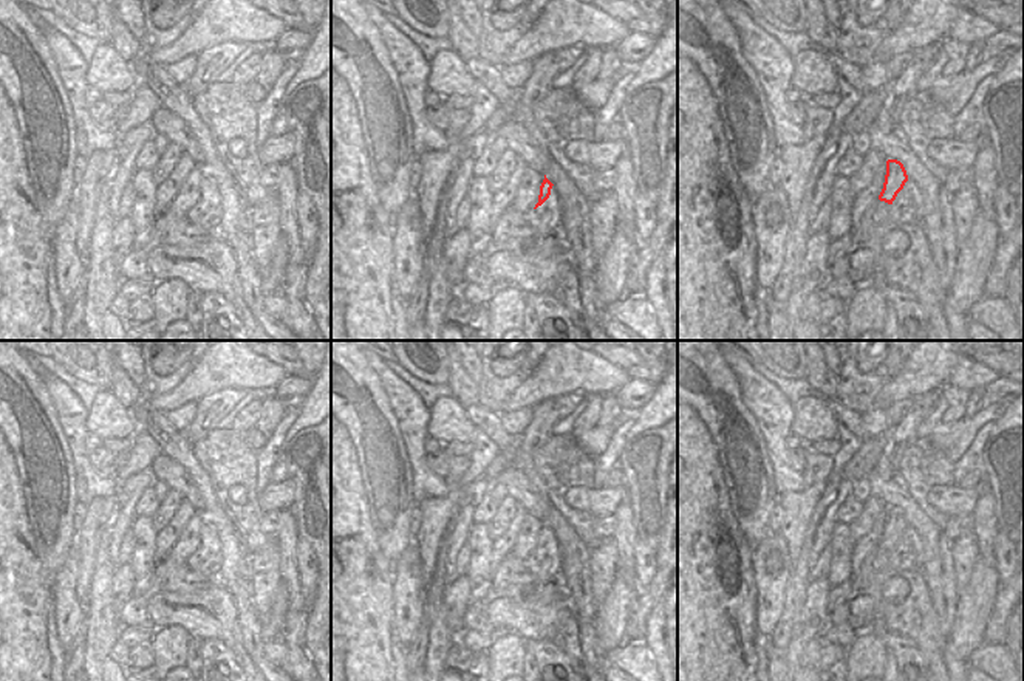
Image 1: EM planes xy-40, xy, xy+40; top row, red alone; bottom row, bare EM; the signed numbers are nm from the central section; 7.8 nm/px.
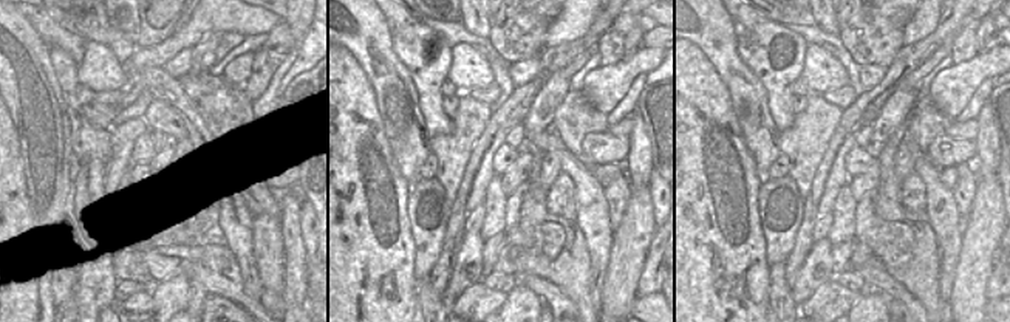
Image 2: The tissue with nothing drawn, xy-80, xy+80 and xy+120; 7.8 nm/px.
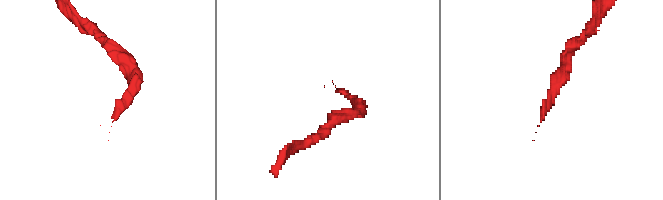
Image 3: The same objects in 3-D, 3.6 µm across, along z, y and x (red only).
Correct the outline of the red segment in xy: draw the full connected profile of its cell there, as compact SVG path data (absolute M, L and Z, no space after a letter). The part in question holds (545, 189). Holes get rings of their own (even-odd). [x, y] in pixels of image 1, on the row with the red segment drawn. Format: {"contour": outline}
{"contour": "M532 170L531 181L526 184L524 206L531 210L541 206L549 198L552 186L543 172Z"}

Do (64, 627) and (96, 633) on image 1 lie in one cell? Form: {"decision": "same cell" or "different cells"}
{"decision": "different cells"}

